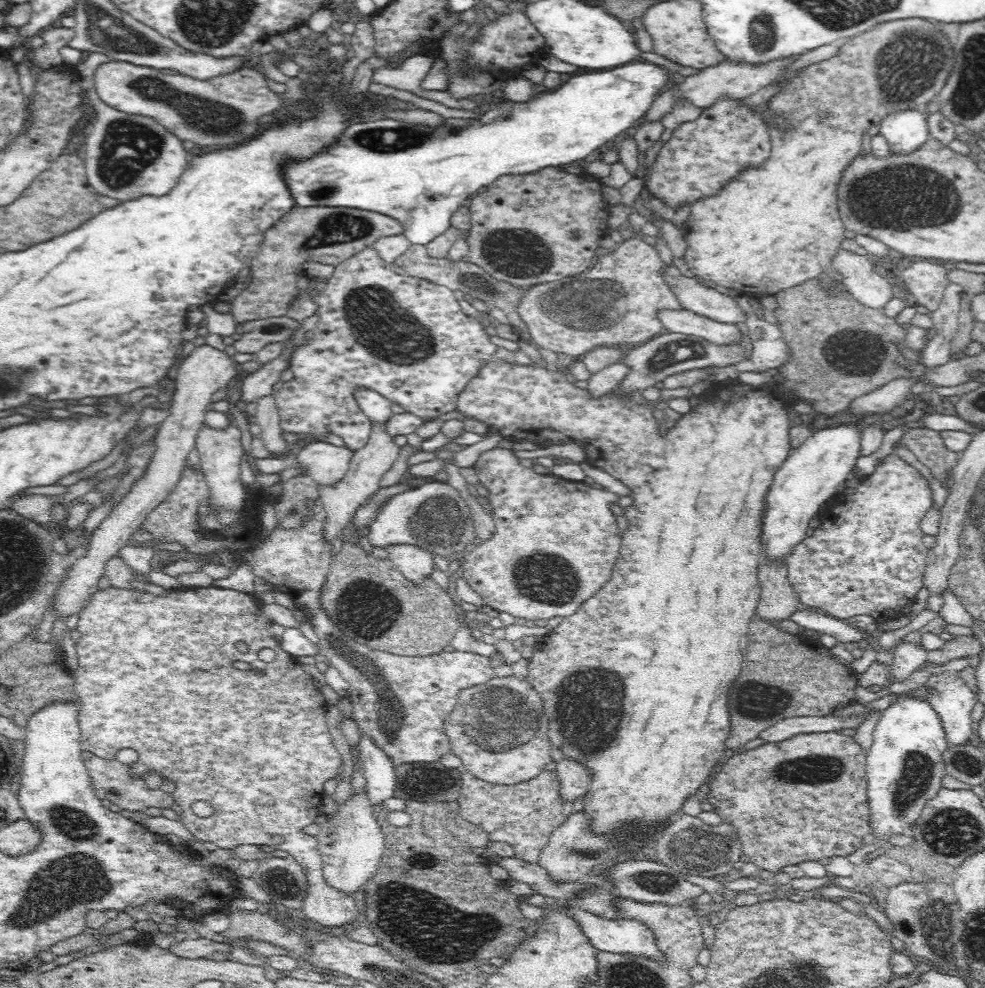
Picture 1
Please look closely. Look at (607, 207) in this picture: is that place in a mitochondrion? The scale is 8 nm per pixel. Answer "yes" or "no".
no

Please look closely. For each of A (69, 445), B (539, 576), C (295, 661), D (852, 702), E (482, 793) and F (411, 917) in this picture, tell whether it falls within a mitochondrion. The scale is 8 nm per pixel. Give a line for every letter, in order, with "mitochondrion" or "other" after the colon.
A: other
B: mitochondrion
C: other
D: other
E: other
F: mitochondrion

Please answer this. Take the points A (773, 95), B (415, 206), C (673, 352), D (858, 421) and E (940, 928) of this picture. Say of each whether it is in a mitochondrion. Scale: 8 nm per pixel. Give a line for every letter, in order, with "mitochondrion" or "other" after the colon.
A: other
B: mitochondrion
C: mitochondrion
D: other
E: mitochondrion

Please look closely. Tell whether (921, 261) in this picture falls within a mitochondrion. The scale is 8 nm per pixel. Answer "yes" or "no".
no

